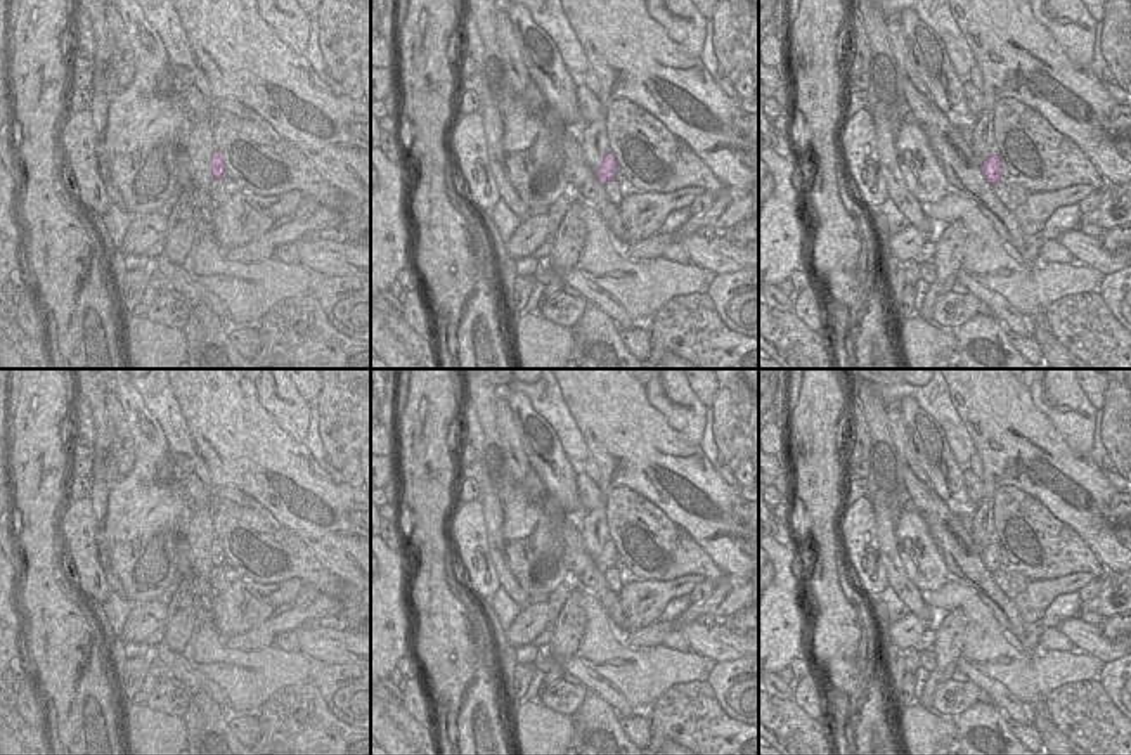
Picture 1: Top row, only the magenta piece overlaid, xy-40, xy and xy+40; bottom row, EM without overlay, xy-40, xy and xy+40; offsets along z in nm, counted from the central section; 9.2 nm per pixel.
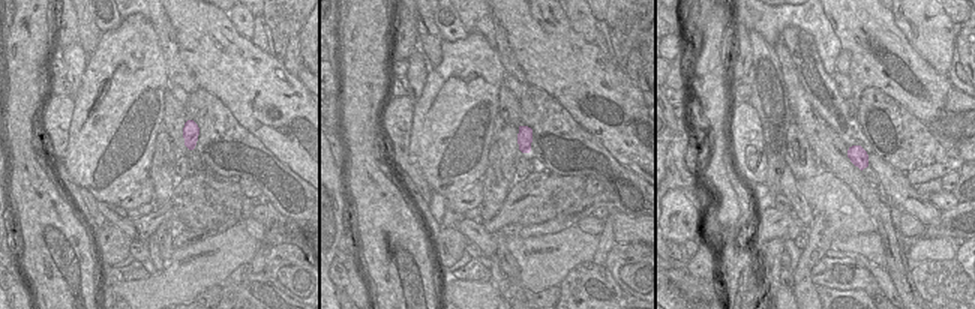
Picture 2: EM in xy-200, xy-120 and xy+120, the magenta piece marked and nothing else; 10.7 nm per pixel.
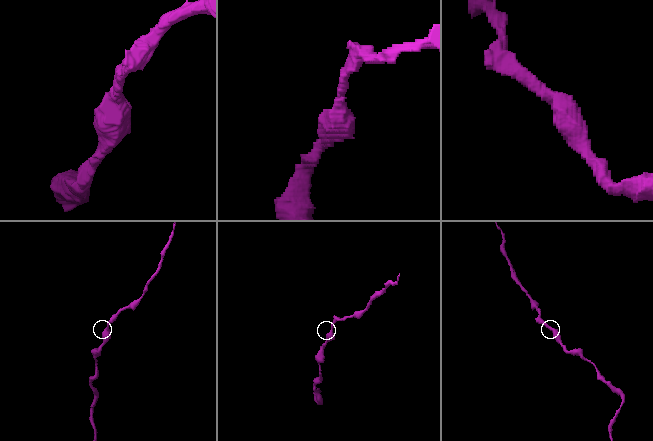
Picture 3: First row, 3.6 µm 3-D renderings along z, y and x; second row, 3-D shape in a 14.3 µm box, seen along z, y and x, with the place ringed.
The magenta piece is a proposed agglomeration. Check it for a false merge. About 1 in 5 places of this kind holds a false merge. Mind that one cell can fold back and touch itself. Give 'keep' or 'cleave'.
keep

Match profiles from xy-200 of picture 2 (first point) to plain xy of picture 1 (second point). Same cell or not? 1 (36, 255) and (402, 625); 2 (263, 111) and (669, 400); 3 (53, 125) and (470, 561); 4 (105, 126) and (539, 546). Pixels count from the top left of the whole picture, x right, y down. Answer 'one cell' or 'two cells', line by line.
1: two cells
2: two cells
3: one cell
4: one cell

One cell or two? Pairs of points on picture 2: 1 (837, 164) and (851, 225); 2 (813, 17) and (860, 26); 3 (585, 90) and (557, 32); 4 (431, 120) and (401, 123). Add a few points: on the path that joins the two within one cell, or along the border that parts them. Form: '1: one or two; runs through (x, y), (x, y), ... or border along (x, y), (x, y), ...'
1: two; border along (825, 168), (837, 176), (864, 206)
2: two; border along (824, 15), (843, 50)
3: one; runs through (576, 75), (557, 56), (557, 47)
4: two; border along (414, 104), (410, 128), (410, 155), (413, 158)

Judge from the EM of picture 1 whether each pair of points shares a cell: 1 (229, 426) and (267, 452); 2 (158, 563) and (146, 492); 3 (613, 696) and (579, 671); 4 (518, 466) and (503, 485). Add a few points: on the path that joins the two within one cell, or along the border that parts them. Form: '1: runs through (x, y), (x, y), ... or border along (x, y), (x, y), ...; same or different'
1: runs through (238, 435), (258, 452); same
2: runs through (146, 546), (146, 509); same
3: runs through (605, 690), (588, 677); same
4: border along (501, 435), (510, 471), (517, 482); different

